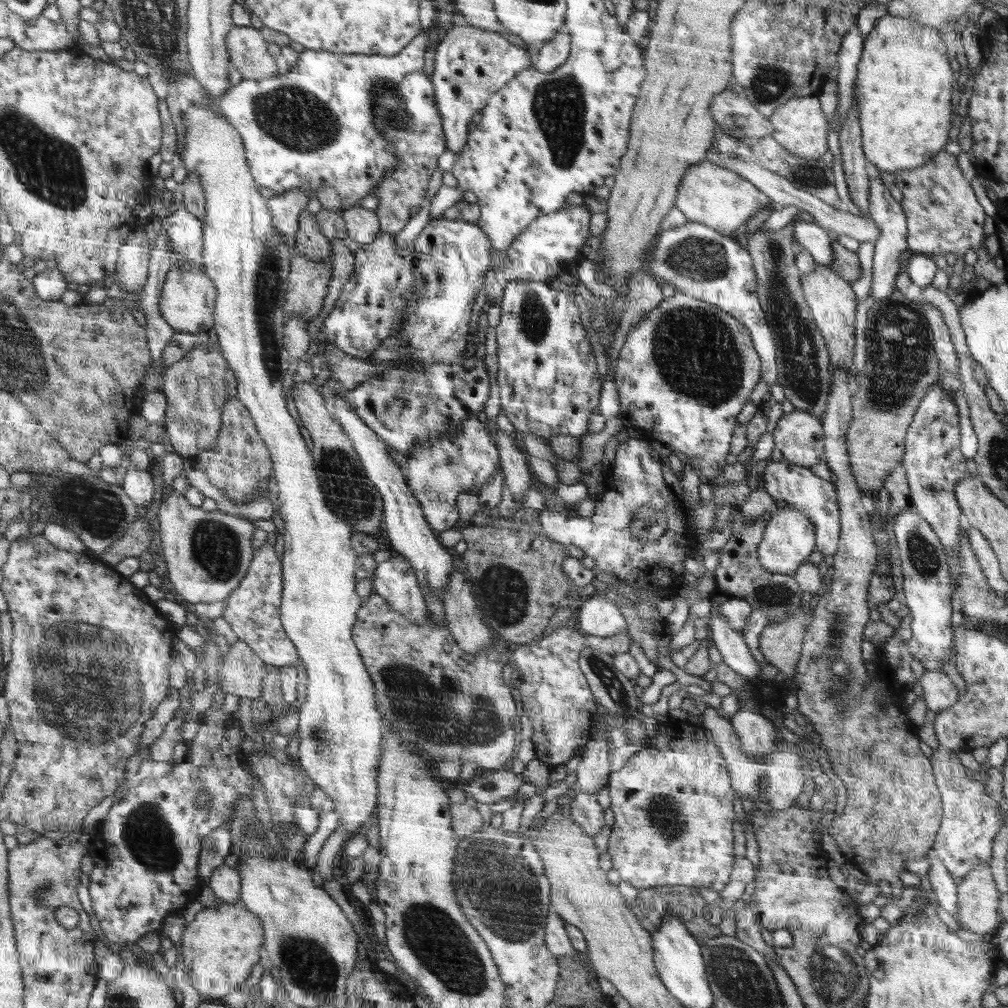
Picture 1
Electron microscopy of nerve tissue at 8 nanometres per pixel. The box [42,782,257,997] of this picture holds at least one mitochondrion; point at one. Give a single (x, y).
(147, 834)

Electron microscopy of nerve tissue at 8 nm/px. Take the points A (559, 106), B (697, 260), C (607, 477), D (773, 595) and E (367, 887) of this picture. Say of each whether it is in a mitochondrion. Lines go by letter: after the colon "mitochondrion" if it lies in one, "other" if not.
A: mitochondrion
B: mitochondrion
C: other
D: mitochondrion
E: other

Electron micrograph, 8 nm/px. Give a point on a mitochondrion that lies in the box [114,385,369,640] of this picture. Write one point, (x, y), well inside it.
(216, 548)

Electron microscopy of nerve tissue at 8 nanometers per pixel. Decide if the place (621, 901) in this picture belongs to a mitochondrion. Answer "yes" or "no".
no

